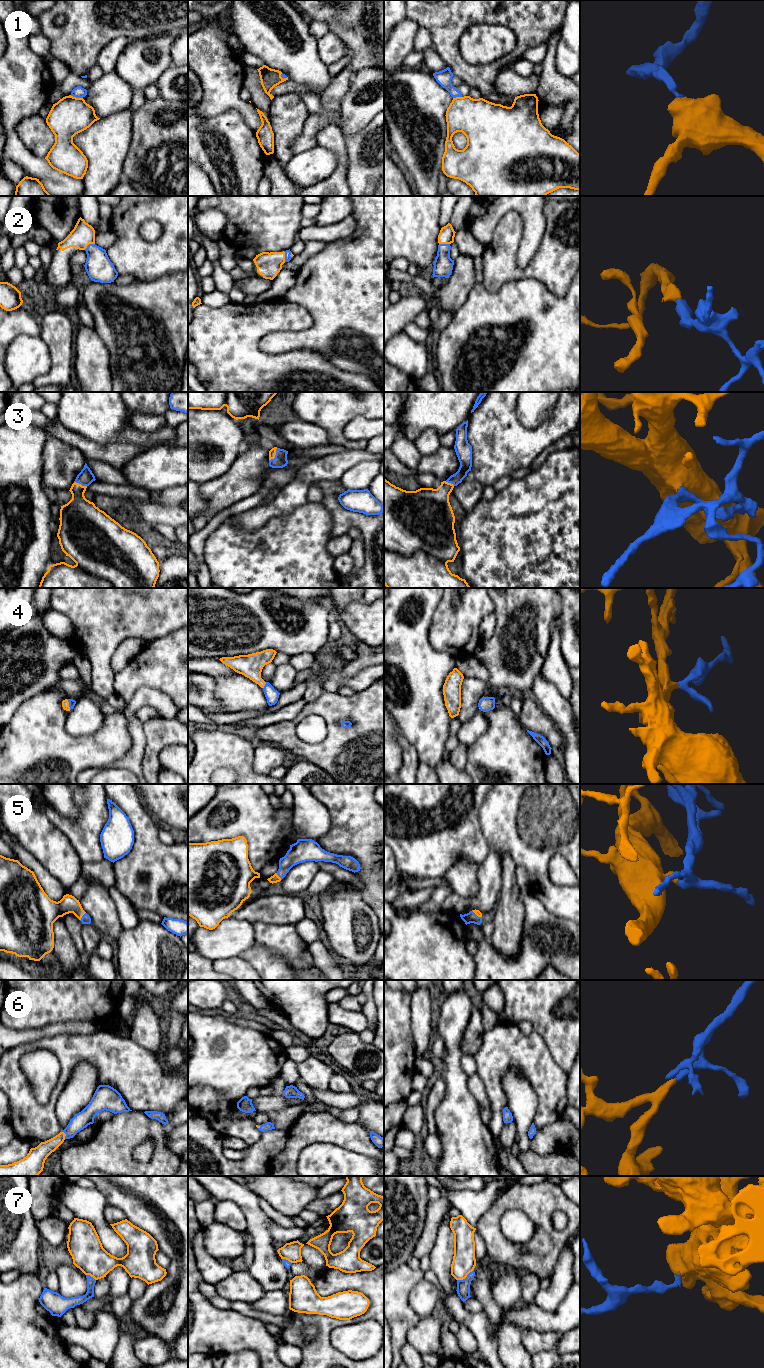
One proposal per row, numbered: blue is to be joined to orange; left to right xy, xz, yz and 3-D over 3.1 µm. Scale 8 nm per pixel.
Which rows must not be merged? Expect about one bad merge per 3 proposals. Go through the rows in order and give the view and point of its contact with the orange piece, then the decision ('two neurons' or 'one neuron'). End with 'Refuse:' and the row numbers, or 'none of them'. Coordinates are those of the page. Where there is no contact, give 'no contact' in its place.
1: xy (76, 98) | two neurons
2: xy (89, 243) | one neuron
3: xz (275, 454) | one neuron
4: xy (68, 704) | one neuron
5: xy (82, 915) | one neuron
6: xy (65, 1134) | one neuron
7: yz (465, 1277) | two neurons
Refuse: 1, 7

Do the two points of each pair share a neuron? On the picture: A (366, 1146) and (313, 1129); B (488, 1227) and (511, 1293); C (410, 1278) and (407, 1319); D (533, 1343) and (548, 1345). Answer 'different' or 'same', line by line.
A: same
B: different
C: same
D: same

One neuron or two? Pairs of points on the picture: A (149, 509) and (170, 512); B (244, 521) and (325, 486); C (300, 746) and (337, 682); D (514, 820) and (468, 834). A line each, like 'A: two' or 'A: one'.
A: one
B: two
C: two
D: two

